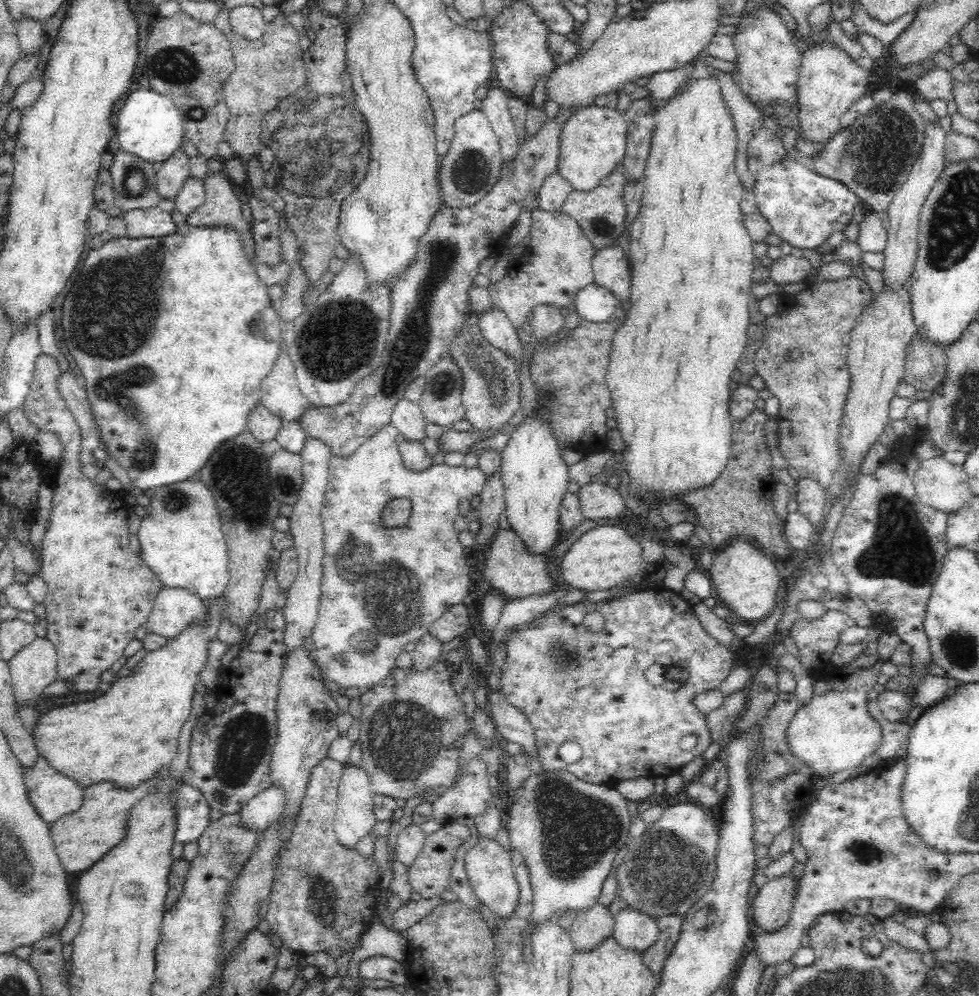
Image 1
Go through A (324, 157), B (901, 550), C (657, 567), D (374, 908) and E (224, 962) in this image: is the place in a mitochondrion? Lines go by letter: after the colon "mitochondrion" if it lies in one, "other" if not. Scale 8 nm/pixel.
A: mitochondrion
B: mitochondrion
C: other
D: other
E: other

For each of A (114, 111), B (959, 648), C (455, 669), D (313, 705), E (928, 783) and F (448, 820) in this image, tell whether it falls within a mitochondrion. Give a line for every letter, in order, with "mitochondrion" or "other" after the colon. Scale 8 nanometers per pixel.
A: other
B: mitochondrion
C: other
D: other
E: other
F: other

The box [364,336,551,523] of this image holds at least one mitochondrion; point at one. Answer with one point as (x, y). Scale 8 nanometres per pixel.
(481, 365)

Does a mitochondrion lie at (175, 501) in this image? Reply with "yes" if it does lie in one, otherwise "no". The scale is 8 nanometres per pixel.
yes

